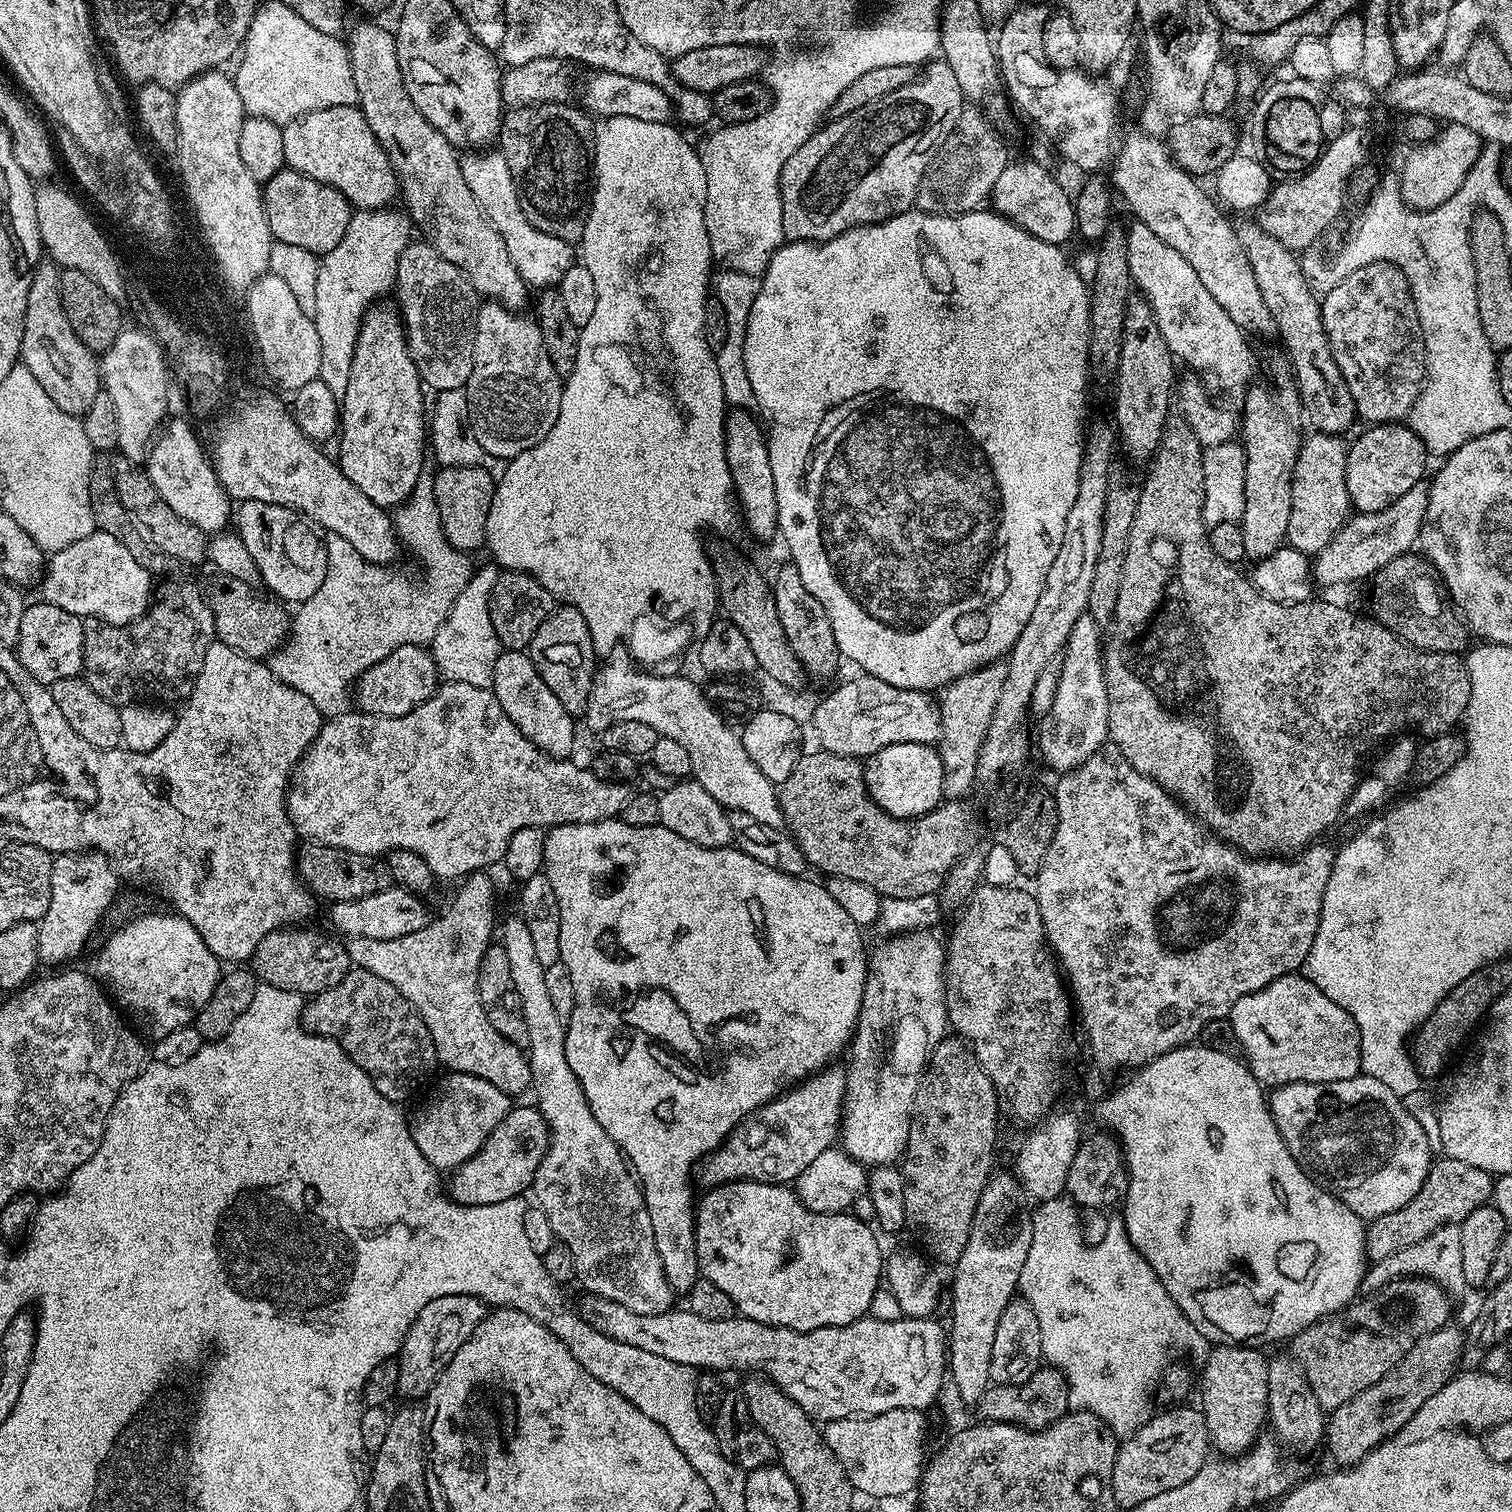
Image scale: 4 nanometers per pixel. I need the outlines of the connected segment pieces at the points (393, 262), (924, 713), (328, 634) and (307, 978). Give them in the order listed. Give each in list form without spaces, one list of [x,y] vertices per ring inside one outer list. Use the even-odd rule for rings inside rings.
[[[391,207],[370,208],[353,211],[350,222],[346,226],[346,234],[342,234],[342,242],[334,246],[334,250],[323,253],[319,257],[318,286],[314,286],[314,310],[310,313],[316,321],[316,337],[322,344],[322,366],[318,379],[322,381],[334,398],[343,401],[346,385],[350,382],[350,366],[354,364],[354,350],[358,342],[360,324],[369,308],[377,303],[379,296],[384,296],[393,289],[396,283],[396,267],[402,250],[413,239],[414,225],[407,211],[391,212]]]
[[[856,674],[853,680],[840,684],[812,712],[812,728],[820,739],[819,747],[839,756],[867,758],[891,744],[935,745],[940,738],[941,709],[932,705],[933,697],[927,692],[915,692],[890,686],[867,674]]]
[[[425,475],[422,480],[422,492],[424,488],[425,504],[415,508],[413,501],[405,501],[399,505],[394,512],[394,527],[397,537],[402,541],[403,547],[408,548],[424,563],[428,571],[428,588],[436,592],[440,600],[428,600],[424,592],[416,592],[416,588],[408,580],[403,580],[396,573],[391,572],[391,567],[382,564],[372,564],[350,546],[340,536],[329,535],[326,543],[328,553],[326,554],[326,578],[322,578],[322,586],[299,605],[297,614],[290,624],[290,635],[285,639],[283,645],[276,649],[271,656],[267,657],[266,663],[272,675],[277,676],[286,686],[306,694],[314,706],[318,706],[321,717],[331,718],[342,716],[350,708],[350,689],[355,685],[360,676],[382,658],[394,654],[402,646],[419,644],[421,646],[431,645],[432,640],[438,634],[442,622],[448,617],[448,611],[454,599],[466,586],[468,579],[472,577],[474,564],[471,559],[461,558],[454,546],[446,538],[442,530],[442,522],[438,514],[438,506],[434,498],[435,475]]]
[[[285,926],[269,934],[266,940],[269,945],[272,943],[272,952],[268,946],[259,949],[255,971],[259,979],[271,987],[287,992],[299,988],[304,994],[325,992],[328,985],[342,982],[350,971],[348,950],[343,943],[335,944],[320,932],[307,932],[304,926]]]

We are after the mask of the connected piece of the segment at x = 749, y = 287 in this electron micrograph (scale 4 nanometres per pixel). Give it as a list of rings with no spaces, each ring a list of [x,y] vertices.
[[[731,270],[720,271],[717,271],[714,276],[714,300],[715,303],[716,300],[720,303],[720,308],[724,311],[724,320],[728,323],[728,337],[725,338],[724,345],[716,352],[718,374],[722,374],[725,401],[735,409],[752,410],[755,409],[756,399],[754,390],[750,390],[750,378],[746,375],[746,358],[742,358],[742,350],[744,349],[746,322],[750,318],[750,306],[754,306],[754,298],[758,298],[761,277]]]

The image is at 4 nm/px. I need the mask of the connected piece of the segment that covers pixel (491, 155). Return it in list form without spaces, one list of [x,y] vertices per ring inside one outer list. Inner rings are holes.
[[[472,150],[469,151],[472,152],[469,156],[466,154],[460,156],[462,178],[466,178],[470,194],[474,194],[484,216],[491,222],[492,229],[502,238],[502,242],[506,242],[506,250],[524,283],[536,290],[559,285],[563,276],[574,264],[573,245],[562,238],[554,238],[554,234],[538,230],[528,221],[520,205],[520,195],[504,153],[500,150],[480,151],[484,150]]]

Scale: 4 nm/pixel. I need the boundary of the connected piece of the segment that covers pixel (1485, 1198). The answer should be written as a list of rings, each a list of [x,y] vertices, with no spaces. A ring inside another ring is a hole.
[[[1437,1159],[1429,1167],[1428,1176],[1422,1182],[1418,1194],[1414,1194],[1398,1210],[1390,1210],[1390,1214],[1379,1216],[1365,1227],[1365,1257],[1372,1262],[1390,1258],[1390,1254],[1398,1254],[1398,1250],[1406,1250],[1406,1246],[1414,1246],[1414,1242],[1430,1238],[1430,1234],[1442,1226],[1459,1224],[1474,1210],[1485,1207],[1493,1196],[1493,1173],[1478,1170],[1478,1166],[1466,1166],[1466,1162]]]

